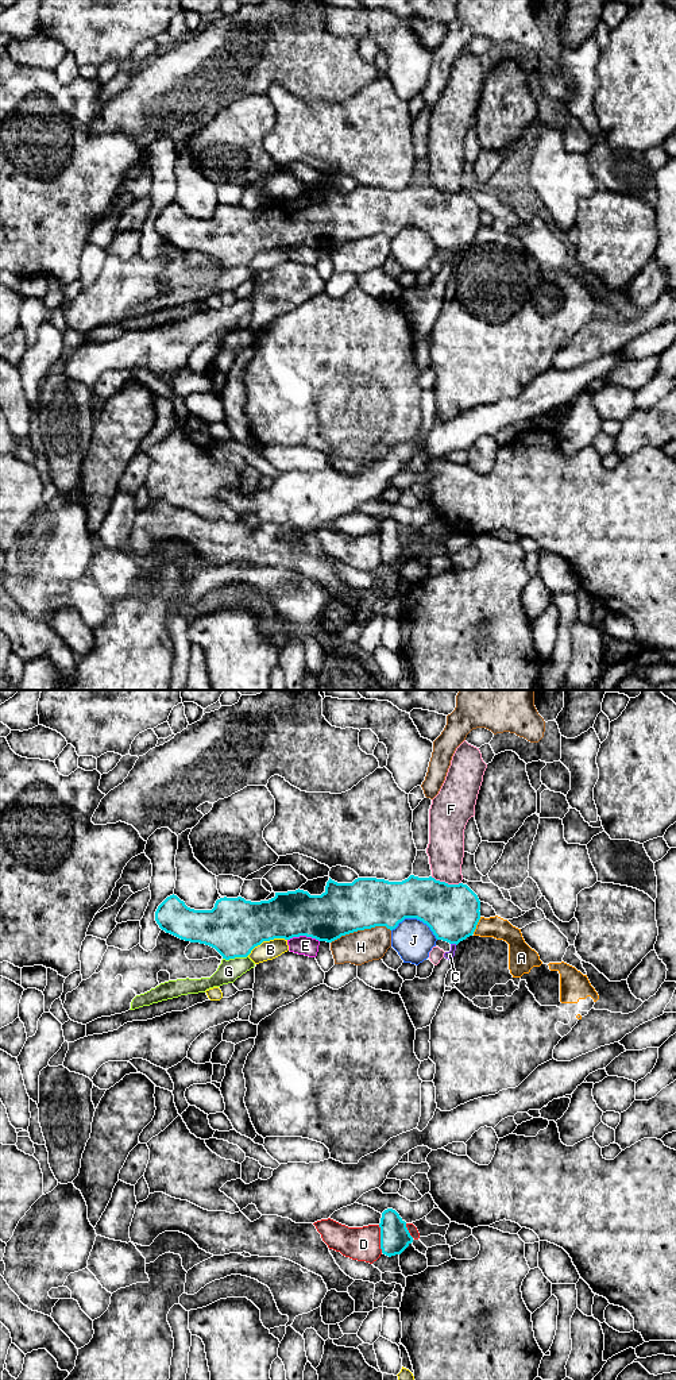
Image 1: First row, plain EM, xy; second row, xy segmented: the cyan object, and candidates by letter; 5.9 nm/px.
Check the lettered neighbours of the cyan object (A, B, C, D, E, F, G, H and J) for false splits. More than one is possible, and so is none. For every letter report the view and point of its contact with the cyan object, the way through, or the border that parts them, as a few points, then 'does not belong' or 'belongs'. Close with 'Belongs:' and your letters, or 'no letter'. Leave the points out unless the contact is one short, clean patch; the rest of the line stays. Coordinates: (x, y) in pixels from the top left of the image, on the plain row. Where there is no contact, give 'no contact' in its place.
A: meets cyan in xy at (476, 232); border along xy (481, 226), (472, 242); does not belong
B: meets cyan in xy at (266, 249); does not belong
C: meets cyan in xy at (454, 251); does not belong
D: meets cyan in xy at (381, 547); does not belong
E: meets cyan in xy at (304, 243); border along xy (288, 247), (308, 245), (319, 250); does not belong
F: meets cyan in xy at (444, 191); does not belong
G: meets cyan in xy at (235, 265); border along xy (247, 263), (223, 268); does not belong
H: meets cyan in xy at (360, 238); does not belong
J: meets cyan in xy at (416, 226); does not belong
Belongs: no letter

